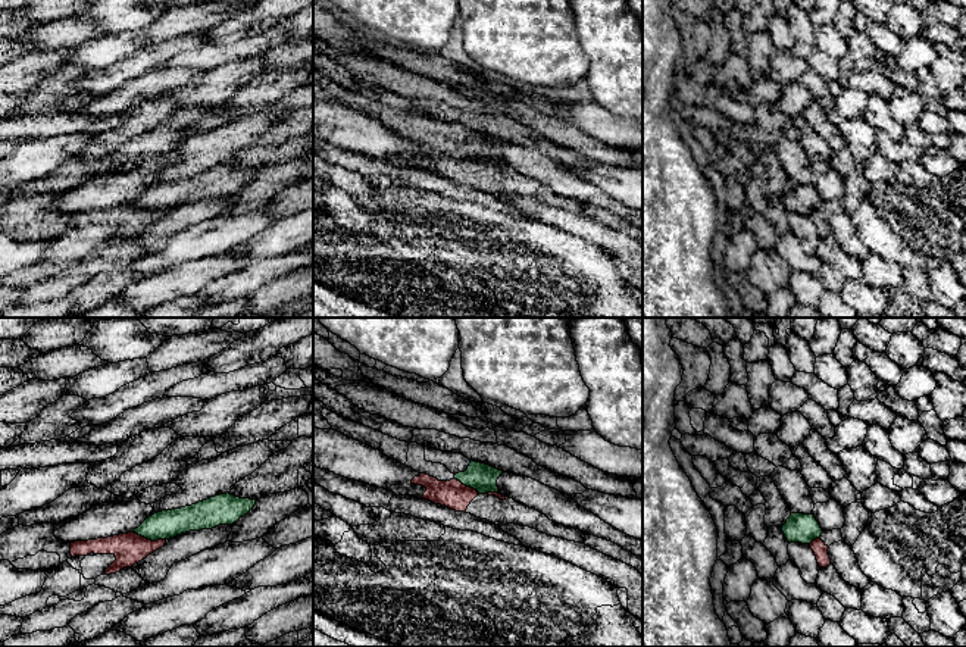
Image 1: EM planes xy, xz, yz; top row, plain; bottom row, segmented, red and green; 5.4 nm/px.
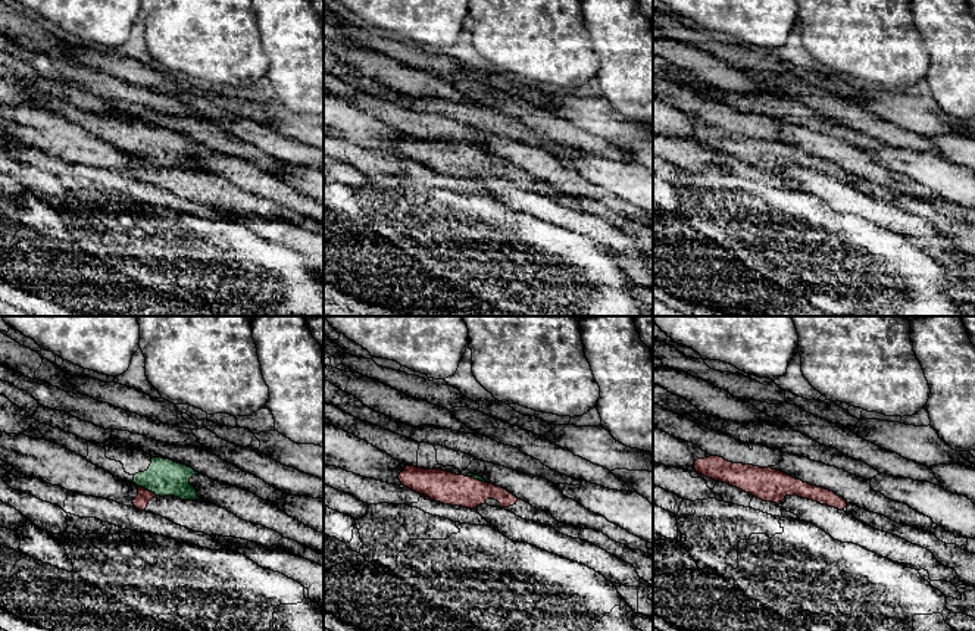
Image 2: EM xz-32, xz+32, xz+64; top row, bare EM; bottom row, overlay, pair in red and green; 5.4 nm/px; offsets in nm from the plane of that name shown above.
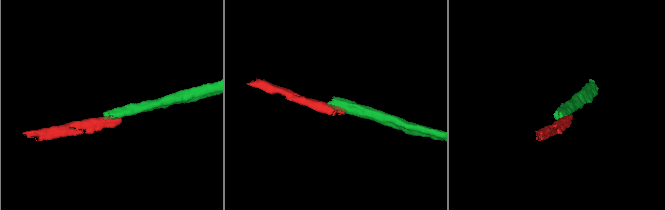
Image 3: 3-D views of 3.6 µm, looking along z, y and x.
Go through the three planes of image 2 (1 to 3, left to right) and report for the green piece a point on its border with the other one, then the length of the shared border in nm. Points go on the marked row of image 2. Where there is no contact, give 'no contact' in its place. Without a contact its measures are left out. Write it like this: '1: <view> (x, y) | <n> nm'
1: xz-32 (147, 490) | 130 nm
2: xz+32 (477, 480) | 120 nm
3: no contact

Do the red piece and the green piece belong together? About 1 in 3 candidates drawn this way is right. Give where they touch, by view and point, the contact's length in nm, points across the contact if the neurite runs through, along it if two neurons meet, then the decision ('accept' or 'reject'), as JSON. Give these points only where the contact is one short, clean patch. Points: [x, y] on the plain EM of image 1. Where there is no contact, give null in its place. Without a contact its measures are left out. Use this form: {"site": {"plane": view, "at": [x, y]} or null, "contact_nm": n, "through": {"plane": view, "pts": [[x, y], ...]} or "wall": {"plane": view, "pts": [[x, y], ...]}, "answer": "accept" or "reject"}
{"site": {"plane": "xy", "at": [150, 211]}, "contact_nm": 180, "wall": {"plane": "xy", "pts": [[134, 202], [152, 211], [165, 211]]}, "answer": "reject"}

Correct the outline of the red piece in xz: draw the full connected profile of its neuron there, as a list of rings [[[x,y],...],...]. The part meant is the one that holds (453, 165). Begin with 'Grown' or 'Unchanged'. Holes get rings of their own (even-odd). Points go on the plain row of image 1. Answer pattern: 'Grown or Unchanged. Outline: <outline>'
Grown. Outline: [[[421,144],[412,150],[412,154],[426,159],[421,169],[456,182],[471,184],[498,197],[507,194],[529,197],[538,203],[582,215],[584,207],[588,206],[579,200],[559,196],[541,182],[529,179],[513,169],[503,168],[498,163],[479,165],[476,160],[463,156],[454,149],[450,151],[438,151],[434,147]]]

